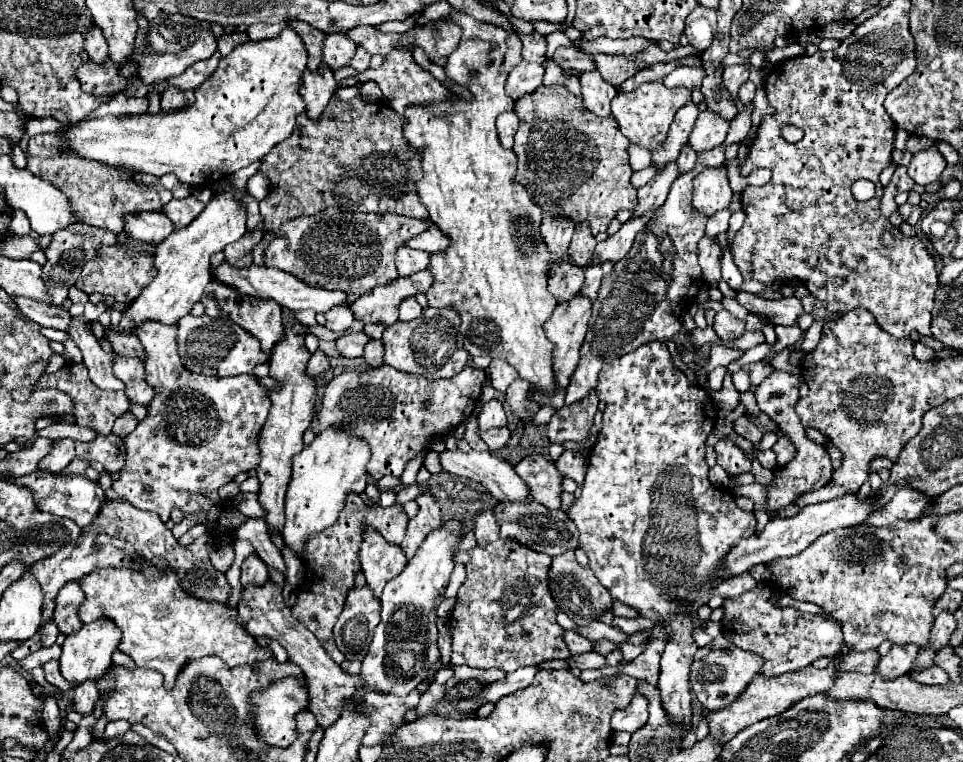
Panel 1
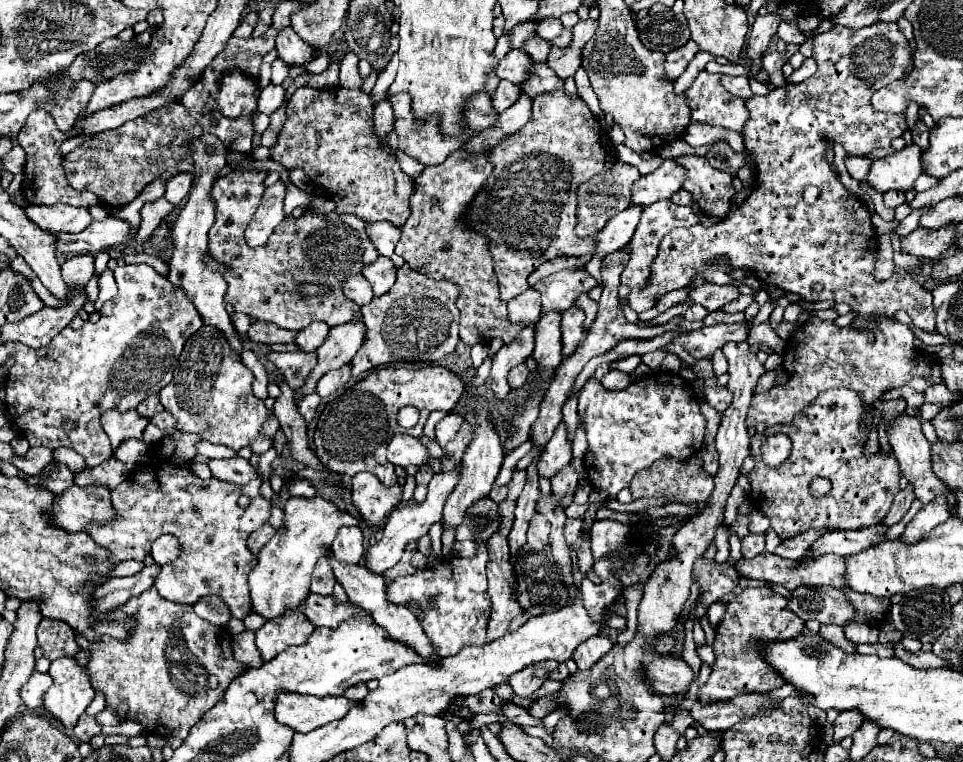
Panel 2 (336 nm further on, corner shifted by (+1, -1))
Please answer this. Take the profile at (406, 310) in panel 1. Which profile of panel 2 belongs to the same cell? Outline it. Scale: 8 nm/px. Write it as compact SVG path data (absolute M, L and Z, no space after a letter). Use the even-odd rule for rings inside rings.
M360 275L360 277L348 277L348 281L344 283L344 295L348 299L356 301L358 305L368 305L372 301L372 297L374 297L372 287L364 279L364 275Z

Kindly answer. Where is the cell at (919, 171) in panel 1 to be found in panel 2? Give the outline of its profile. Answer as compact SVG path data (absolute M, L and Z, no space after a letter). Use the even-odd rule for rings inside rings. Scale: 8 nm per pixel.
M918 145L904 147L890 157L878 159L872 163L868 173L868 183L876 187L876 191L884 193L888 189L908 191L914 181L922 175L922 149Z

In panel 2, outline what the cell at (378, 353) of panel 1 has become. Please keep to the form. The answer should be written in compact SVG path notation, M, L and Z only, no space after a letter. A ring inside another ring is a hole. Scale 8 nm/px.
M346 363L346 365L342 365L340 369L334 369L334 371L326 373L326 375L318 381L318 385L316 385L318 395L320 395L320 397L328 397L330 393L334 393L336 387L340 387L342 383L346 383L346 381L350 379L350 371L352 371L352 365Z

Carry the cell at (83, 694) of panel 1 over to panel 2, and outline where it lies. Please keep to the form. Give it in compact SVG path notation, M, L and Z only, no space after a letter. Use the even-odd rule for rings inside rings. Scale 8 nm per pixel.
M84 713L84 717L80 717L80 721L72 729L72 733L74 733L74 737L78 741L88 741L90 737L94 737L94 735L100 733L100 725L96 723L94 717L90 717L88 713Z

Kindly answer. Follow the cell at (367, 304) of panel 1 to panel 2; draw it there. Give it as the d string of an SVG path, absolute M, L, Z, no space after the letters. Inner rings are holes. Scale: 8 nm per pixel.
M362 319L330 327L330 333L328 333L324 345L318 349L316 373L312 373L312 381L308 381L308 385L304 385L296 391L296 395L294 395L296 401L306 393L316 391L316 381L324 373L328 373L330 369L338 369L340 365L352 361L352 357L356 355L356 349L360 349L364 343L364 337L366 337L366 325Z

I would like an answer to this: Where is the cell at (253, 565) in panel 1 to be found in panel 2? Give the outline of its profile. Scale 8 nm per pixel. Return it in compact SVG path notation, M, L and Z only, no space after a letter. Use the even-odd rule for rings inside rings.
M262 525L260 529L256 529L250 537L248 537L248 549L252 549L252 555L258 555L260 549L274 537L276 529L272 525Z

